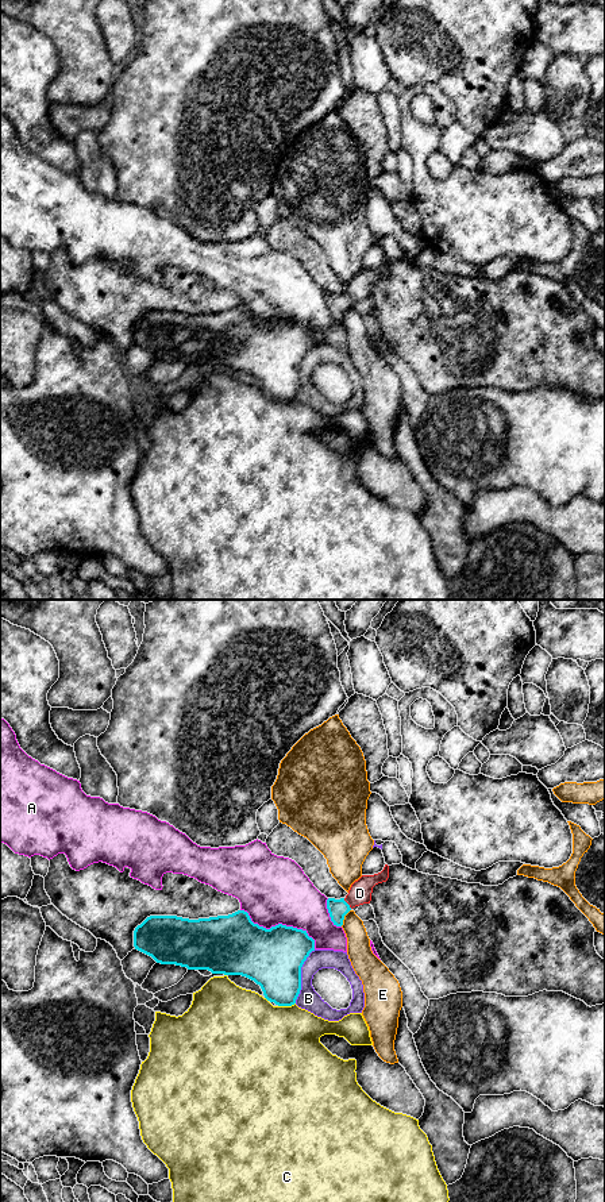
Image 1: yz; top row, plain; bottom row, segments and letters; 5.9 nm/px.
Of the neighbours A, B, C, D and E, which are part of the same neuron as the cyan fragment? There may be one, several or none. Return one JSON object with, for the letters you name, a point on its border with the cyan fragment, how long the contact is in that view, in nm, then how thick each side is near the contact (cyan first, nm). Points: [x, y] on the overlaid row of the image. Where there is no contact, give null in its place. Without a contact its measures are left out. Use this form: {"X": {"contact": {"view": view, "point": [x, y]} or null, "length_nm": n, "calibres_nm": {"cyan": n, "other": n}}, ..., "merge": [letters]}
{"D": {"contact": {"view": "yz", "point": [347, 904]}, "length_nm": 80, "calibres_nm": {"cyan": 110, "other": 140}}, "merge": ["D"]}

